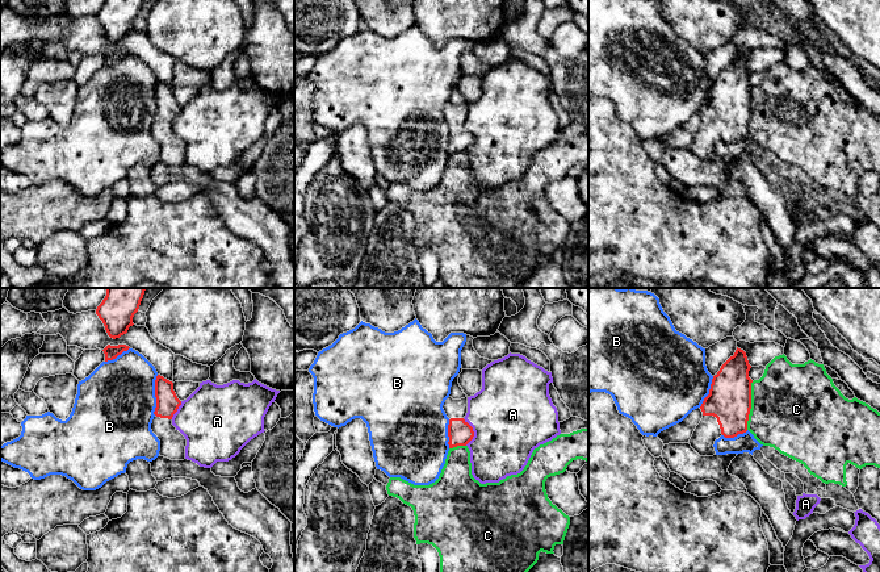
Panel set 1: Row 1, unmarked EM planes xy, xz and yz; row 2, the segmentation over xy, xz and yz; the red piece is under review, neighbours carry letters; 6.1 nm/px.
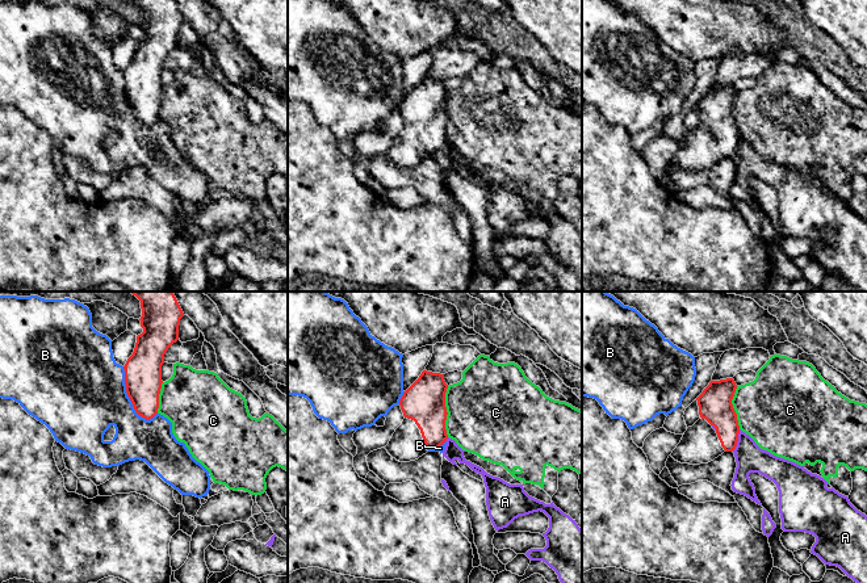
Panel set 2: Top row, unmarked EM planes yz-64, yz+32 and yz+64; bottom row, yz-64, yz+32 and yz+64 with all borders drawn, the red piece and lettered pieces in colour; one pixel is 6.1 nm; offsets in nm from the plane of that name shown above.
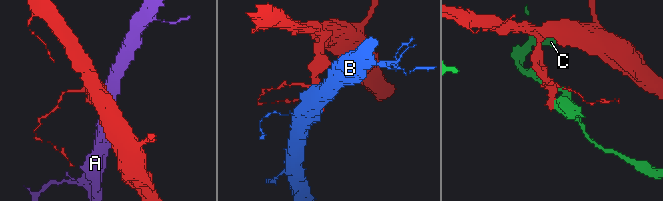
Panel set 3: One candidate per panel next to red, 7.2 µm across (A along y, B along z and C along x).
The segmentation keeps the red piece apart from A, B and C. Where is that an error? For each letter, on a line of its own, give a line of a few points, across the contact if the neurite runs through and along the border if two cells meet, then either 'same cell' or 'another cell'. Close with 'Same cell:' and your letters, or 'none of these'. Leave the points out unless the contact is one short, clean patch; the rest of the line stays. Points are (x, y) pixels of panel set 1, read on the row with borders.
A: another cell
B: another cell
C: another cell
Same cell: none of these

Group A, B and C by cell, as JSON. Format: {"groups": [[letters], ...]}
{"groups": [["A"], ["B"], ["C"]]}

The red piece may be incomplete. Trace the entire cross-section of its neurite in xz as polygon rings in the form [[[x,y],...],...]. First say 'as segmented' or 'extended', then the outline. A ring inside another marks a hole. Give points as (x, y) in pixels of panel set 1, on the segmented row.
extended; [[[468,396],[461,400],[448,397],[443,405],[443,409],[449,418],[449,448],[466,446],[474,437],[473,427],[464,419],[468,413]]]

